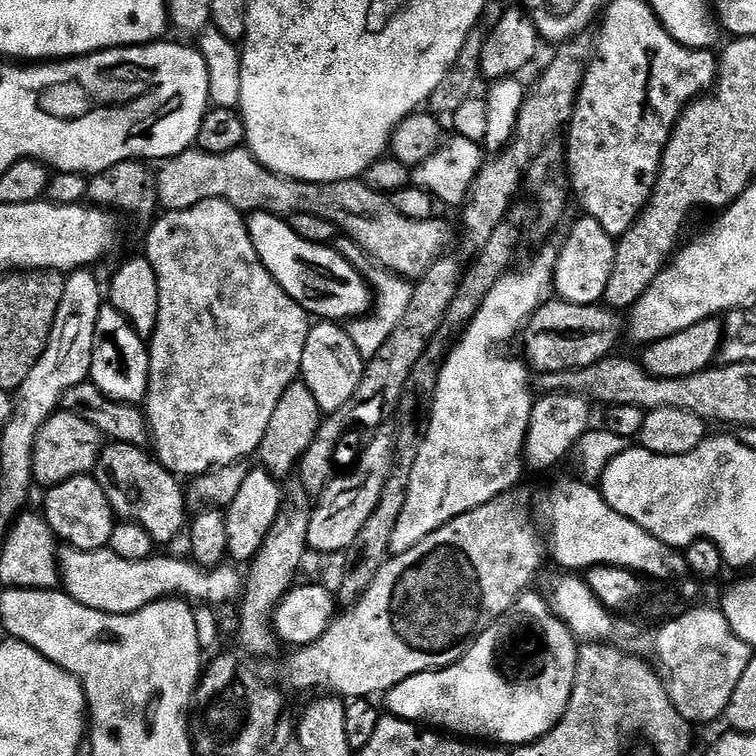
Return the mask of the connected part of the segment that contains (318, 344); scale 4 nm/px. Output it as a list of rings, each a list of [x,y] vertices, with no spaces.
[[[322,320],[309,329],[300,376],[302,382],[314,394],[321,413],[330,415],[340,410],[352,398],[364,376],[365,367],[366,362],[351,340],[349,331],[339,323]]]

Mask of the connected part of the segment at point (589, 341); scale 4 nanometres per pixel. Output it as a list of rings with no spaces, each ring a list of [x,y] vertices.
[[[549,299],[528,321],[522,333],[527,363],[537,373],[569,372],[575,368],[589,368],[600,360],[609,359],[626,332],[625,321],[607,307],[595,308],[595,303],[572,304],[569,300]]]

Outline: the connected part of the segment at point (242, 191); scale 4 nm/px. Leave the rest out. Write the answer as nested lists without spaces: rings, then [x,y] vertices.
[[[241,146],[228,153],[206,153],[199,150],[189,150],[173,156],[171,160],[163,161],[160,170],[155,173],[159,207],[161,209],[177,212],[186,210],[198,202],[207,200],[222,200],[230,202],[241,212],[269,212],[274,216],[291,218],[290,216],[313,216],[316,220],[325,220],[328,224],[337,224],[358,247],[373,256],[379,267],[385,268],[397,276],[405,278],[419,278],[436,263],[437,259],[445,255],[448,243],[452,240],[452,228],[444,220],[415,220],[412,216],[403,216],[389,197],[383,192],[376,192],[363,179],[339,180],[329,184],[318,182],[302,182],[290,180],[287,176],[279,176],[271,172],[266,166],[256,161],[255,156],[247,147]]]

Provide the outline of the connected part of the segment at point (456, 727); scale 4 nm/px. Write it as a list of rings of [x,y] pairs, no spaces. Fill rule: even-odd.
[[[529,590],[508,613],[471,641],[468,653],[458,663],[449,668],[438,668],[434,672],[414,674],[398,682],[398,686],[386,694],[387,711],[399,720],[411,720],[413,724],[421,726],[435,726],[445,733],[471,738],[476,742],[495,742],[500,746],[534,744],[560,723],[568,708],[568,700],[572,696],[571,685],[576,681],[577,655],[577,637],[556,615],[547,599],[544,601],[536,590]],[[527,652],[532,652],[537,666],[541,668],[541,681],[523,672],[524,663],[528,660]],[[560,672],[564,672],[565,684],[548,684],[558,679]]]

